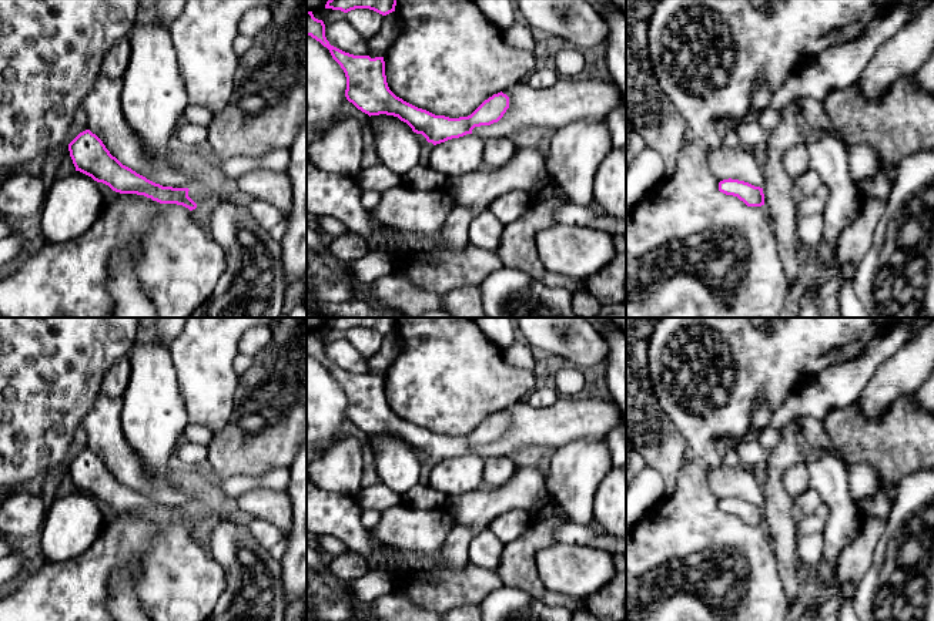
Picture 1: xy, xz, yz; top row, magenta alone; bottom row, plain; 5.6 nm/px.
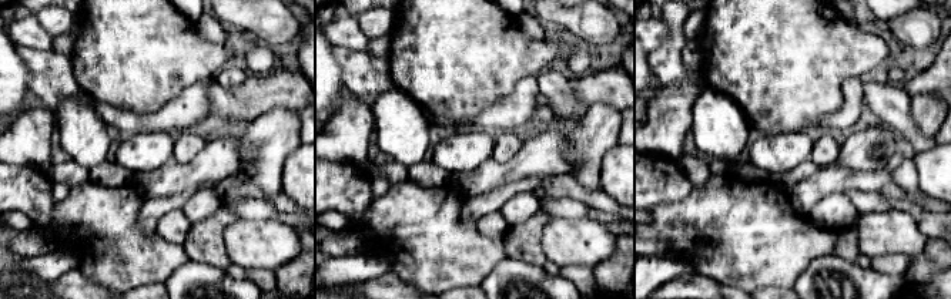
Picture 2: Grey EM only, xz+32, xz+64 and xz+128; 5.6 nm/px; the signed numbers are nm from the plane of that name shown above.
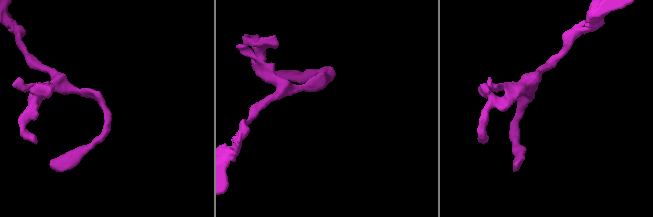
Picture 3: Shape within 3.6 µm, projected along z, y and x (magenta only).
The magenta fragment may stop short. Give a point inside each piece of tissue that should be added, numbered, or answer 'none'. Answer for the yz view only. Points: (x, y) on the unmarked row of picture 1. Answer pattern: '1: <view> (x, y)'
none

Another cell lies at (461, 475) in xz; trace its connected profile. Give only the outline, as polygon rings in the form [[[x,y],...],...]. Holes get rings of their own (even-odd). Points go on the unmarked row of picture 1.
[[[466,453],[433,464],[429,474],[429,487],[446,496],[475,491],[485,486],[485,459]]]

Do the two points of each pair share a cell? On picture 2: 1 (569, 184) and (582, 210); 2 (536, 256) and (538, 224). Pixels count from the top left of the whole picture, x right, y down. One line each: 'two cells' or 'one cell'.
1: two cells
2: one cell

